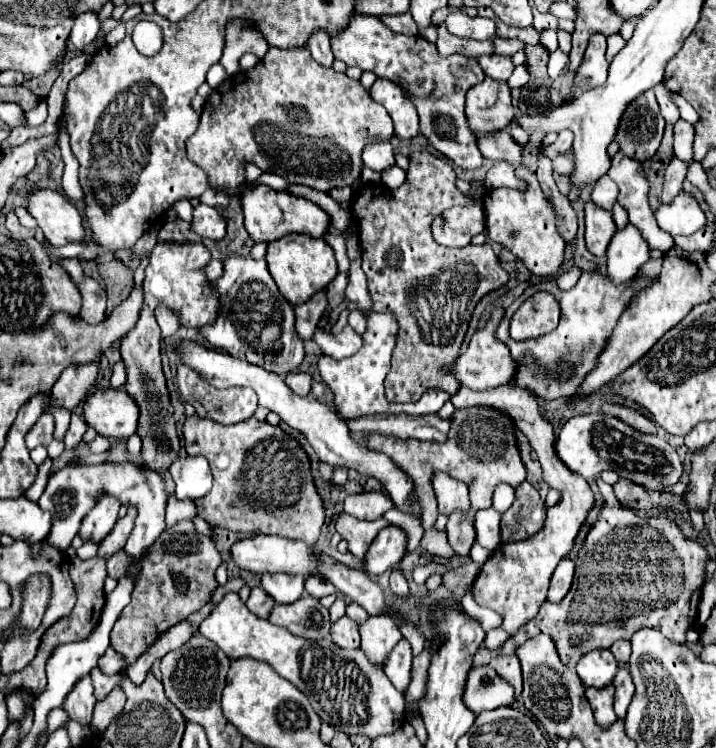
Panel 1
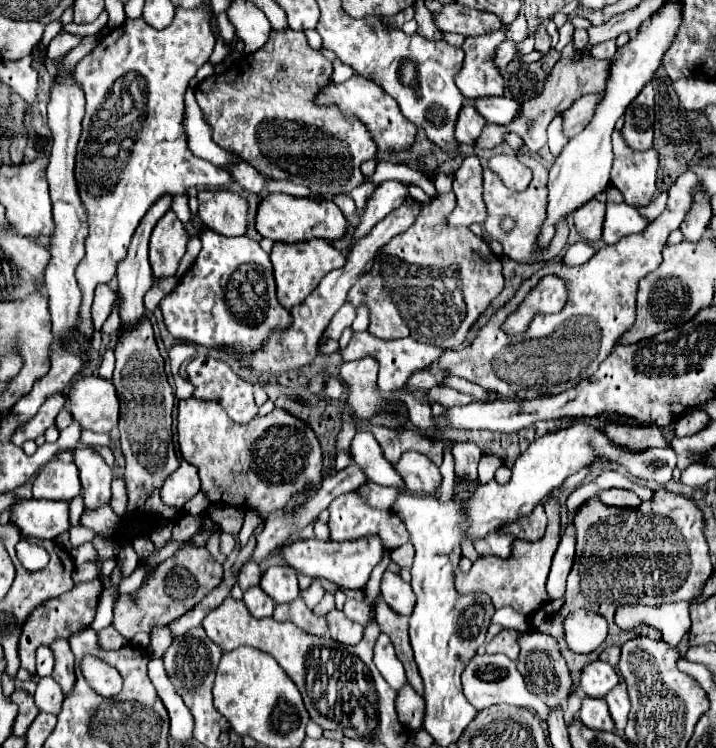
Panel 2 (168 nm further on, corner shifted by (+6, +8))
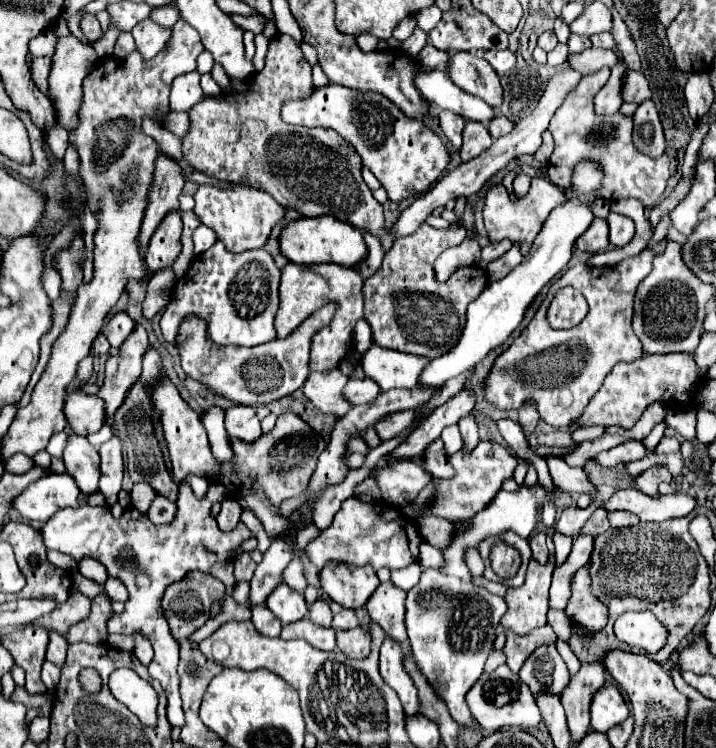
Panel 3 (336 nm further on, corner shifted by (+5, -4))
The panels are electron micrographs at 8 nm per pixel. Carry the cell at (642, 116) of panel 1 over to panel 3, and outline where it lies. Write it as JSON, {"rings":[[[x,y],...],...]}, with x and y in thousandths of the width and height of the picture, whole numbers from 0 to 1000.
{"rings":[[[909,134],[892,139],[887,150],[887,174],[884,174],[884,193],[895,206],[909,211],[920,211],[929,206],[929,179],[923,168],[920,150]]]}

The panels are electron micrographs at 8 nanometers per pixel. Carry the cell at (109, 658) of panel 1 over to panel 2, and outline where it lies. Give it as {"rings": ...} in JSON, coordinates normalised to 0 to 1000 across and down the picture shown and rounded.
{"rings":[[[156,837],[137,845],[137,864],[142,864],[142,869],[162,869],[165,864],[173,864],[173,861],[176,861],[173,850],[165,848]]]}

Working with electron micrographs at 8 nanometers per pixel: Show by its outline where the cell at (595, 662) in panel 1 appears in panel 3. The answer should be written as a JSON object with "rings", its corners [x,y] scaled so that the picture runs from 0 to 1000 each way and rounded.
{"rings":[[[859,917],[839,920],[825,939],[825,971],[834,979],[848,979],[851,973],[876,963],[878,949],[876,941]]]}

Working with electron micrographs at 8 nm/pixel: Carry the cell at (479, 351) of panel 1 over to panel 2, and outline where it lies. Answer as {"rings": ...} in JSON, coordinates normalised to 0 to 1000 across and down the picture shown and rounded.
{"rings":[[[494,444],[489,460],[483,465],[472,468],[475,476],[480,481],[497,481],[506,476],[525,476],[531,484],[531,497],[528,497],[528,519],[534,524],[547,524],[553,519],[561,519],[567,513],[567,508],[578,500],[587,497],[589,492],[601,492],[601,487],[606,487],[606,481],[612,481],[612,476],[617,476],[617,465],[603,465],[598,460],[587,460],[581,455],[573,452],[561,452],[561,455],[531,455],[525,449],[520,449],[517,444]]]}

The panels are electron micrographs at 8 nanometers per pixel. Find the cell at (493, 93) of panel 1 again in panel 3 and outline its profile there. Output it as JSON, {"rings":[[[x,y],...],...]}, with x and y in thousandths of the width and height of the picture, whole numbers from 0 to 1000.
{"rings":[[[641,70],[630,75],[622,96],[644,120],[672,131],[686,144],[700,142],[703,118],[697,112],[694,96],[680,80],[672,80],[655,70]]]}

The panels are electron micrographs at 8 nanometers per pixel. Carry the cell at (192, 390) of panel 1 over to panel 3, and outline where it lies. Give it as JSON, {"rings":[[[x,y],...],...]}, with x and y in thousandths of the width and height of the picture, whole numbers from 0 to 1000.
{"rings":[[[327,541],[314,548],[314,572],[320,583],[334,588],[359,588],[365,583],[362,559],[356,556],[356,545],[351,543]]]}

